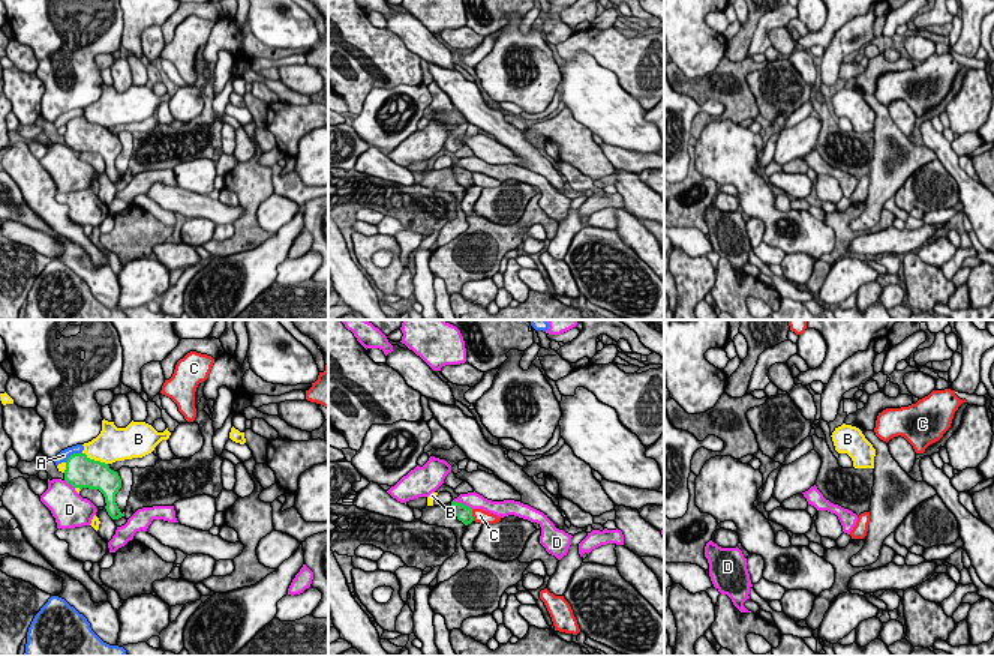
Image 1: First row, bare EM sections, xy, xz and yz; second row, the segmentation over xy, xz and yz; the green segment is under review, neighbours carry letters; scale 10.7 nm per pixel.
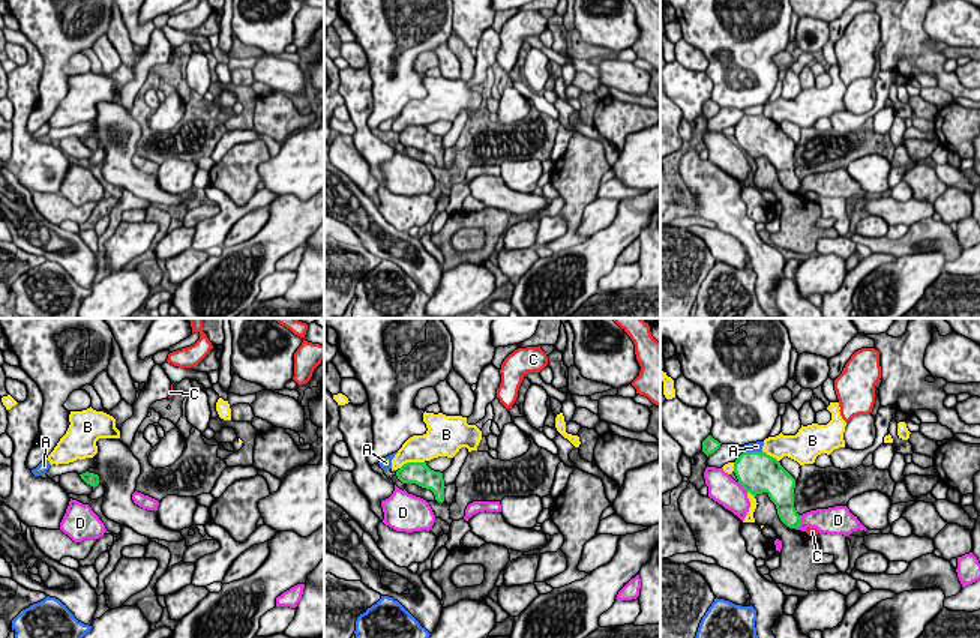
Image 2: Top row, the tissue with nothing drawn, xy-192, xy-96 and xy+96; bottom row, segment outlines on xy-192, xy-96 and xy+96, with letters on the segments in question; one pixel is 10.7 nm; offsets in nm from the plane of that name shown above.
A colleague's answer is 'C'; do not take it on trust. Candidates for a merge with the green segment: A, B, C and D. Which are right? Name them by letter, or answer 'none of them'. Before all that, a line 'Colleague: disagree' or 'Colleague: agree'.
Colleague: disagree
none of them

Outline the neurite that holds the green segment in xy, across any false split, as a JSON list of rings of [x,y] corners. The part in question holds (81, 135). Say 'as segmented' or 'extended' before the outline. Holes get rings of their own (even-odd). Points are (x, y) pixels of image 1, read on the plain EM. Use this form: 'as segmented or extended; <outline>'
as segmented; [[[73,117],[66,125],[64,144],[73,152],[99,153],[105,161],[105,173],[112,183],[124,180],[117,167],[115,158],[121,152],[121,143],[108,128],[90,123],[85,117]]]

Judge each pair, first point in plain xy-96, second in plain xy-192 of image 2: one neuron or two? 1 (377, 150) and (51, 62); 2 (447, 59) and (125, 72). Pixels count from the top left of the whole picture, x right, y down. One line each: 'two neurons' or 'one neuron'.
1: two neurons
2: two neurons

